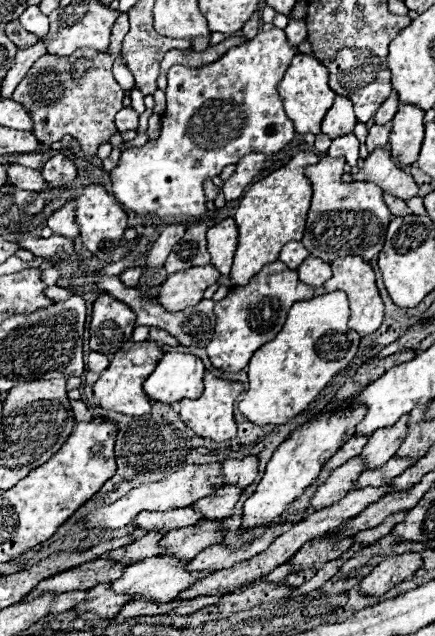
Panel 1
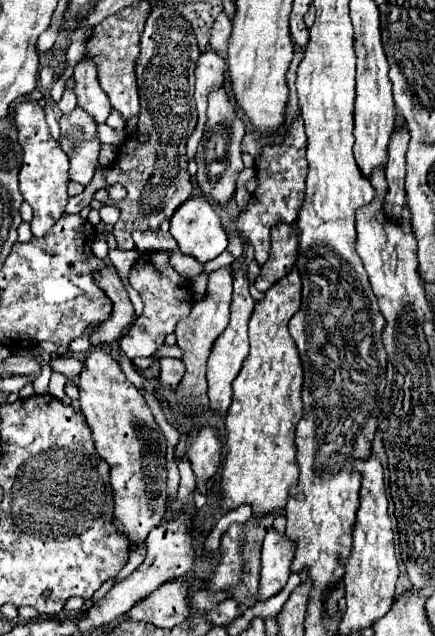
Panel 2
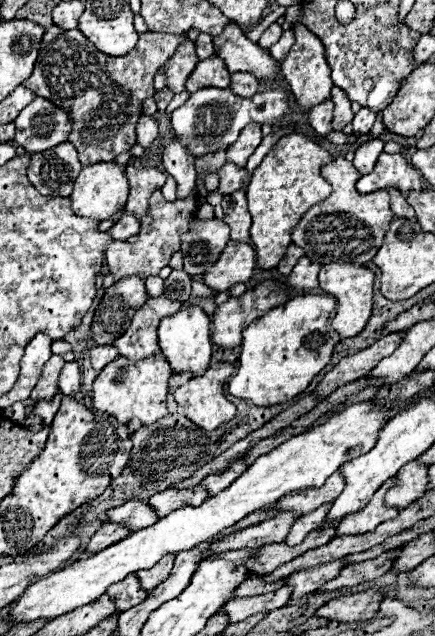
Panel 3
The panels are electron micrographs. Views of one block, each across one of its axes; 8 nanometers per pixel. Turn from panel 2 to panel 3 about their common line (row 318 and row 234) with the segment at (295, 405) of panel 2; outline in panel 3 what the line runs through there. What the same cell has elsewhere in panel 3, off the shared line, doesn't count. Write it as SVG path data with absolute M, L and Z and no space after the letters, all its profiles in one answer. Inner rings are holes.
M288 134L282 136L272 146L272 150L254 170L254 176L246 188L246 198L248 198L248 210L254 220L250 236L252 246L256 250L258 268L270 270L278 266L278 262L286 254L286 248L292 242L290 232L300 222L302 214L310 206L330 196L332 186L320 176L320 168L324 164L330 164L330 160L334 158L316 142L308 140L304 134Z

